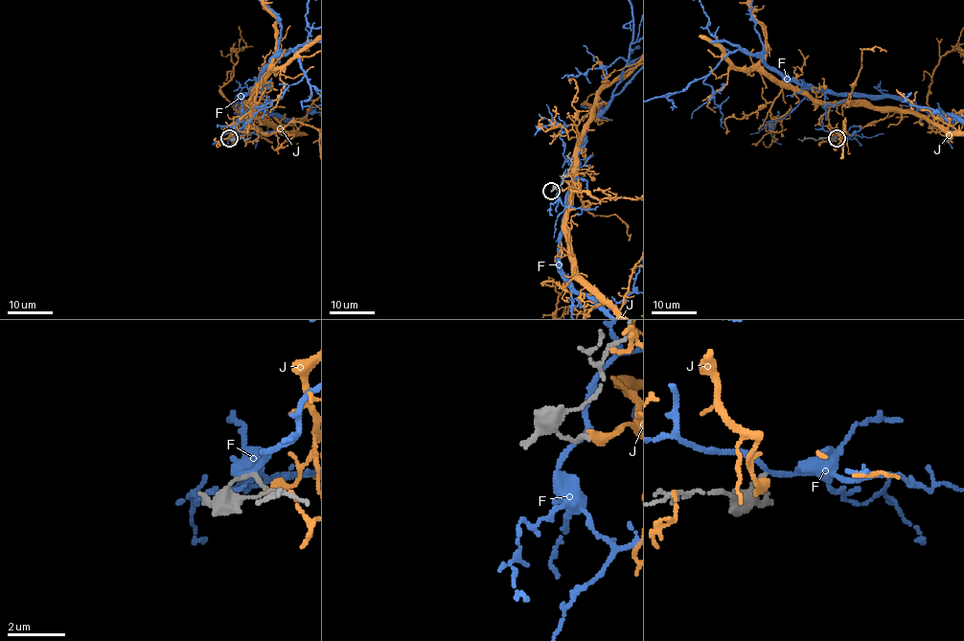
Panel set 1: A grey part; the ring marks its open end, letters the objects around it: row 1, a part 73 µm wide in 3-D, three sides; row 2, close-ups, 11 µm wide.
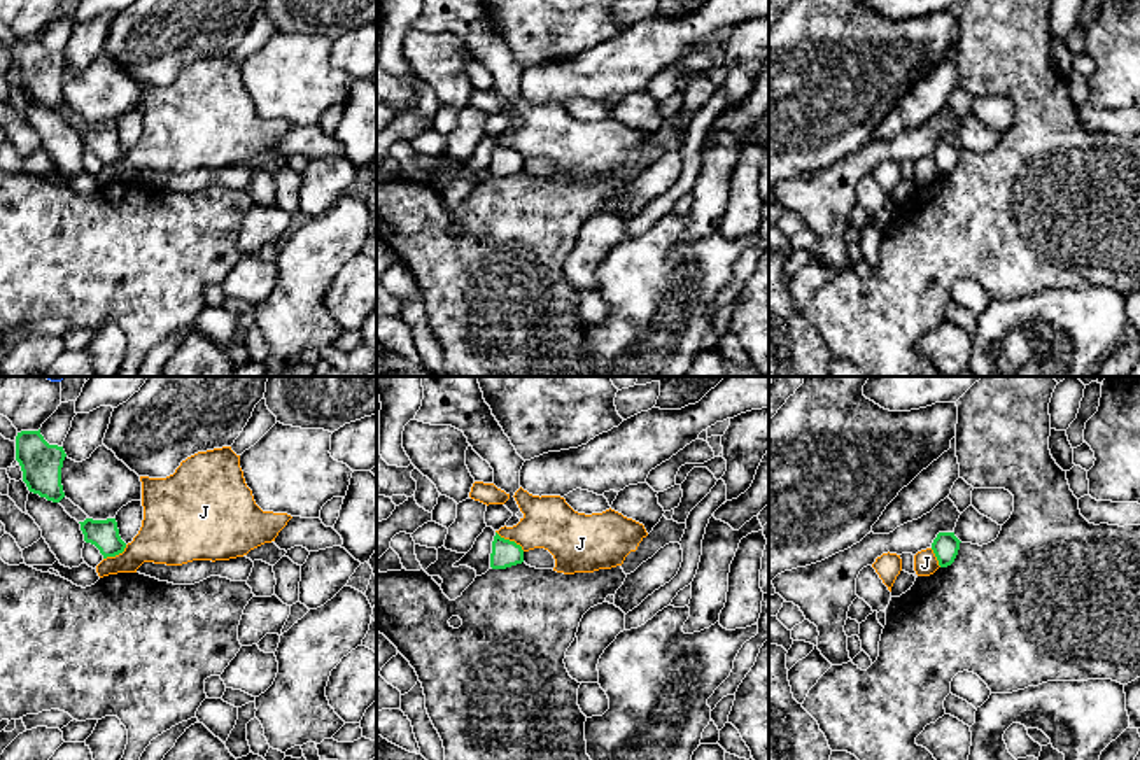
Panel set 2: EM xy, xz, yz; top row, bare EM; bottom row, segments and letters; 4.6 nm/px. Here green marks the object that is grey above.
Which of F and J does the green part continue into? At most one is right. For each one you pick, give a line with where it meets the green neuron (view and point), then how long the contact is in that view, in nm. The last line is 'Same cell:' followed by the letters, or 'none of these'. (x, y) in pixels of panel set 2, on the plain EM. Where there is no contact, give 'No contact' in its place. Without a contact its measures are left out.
Same cell: none of these

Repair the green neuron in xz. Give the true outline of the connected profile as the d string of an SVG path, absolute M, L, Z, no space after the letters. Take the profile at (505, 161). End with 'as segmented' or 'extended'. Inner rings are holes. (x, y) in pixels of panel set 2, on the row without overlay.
M497 140L492 149L490 175L506 177L524 170L524 158L515 149L501 145Z; as segmented

